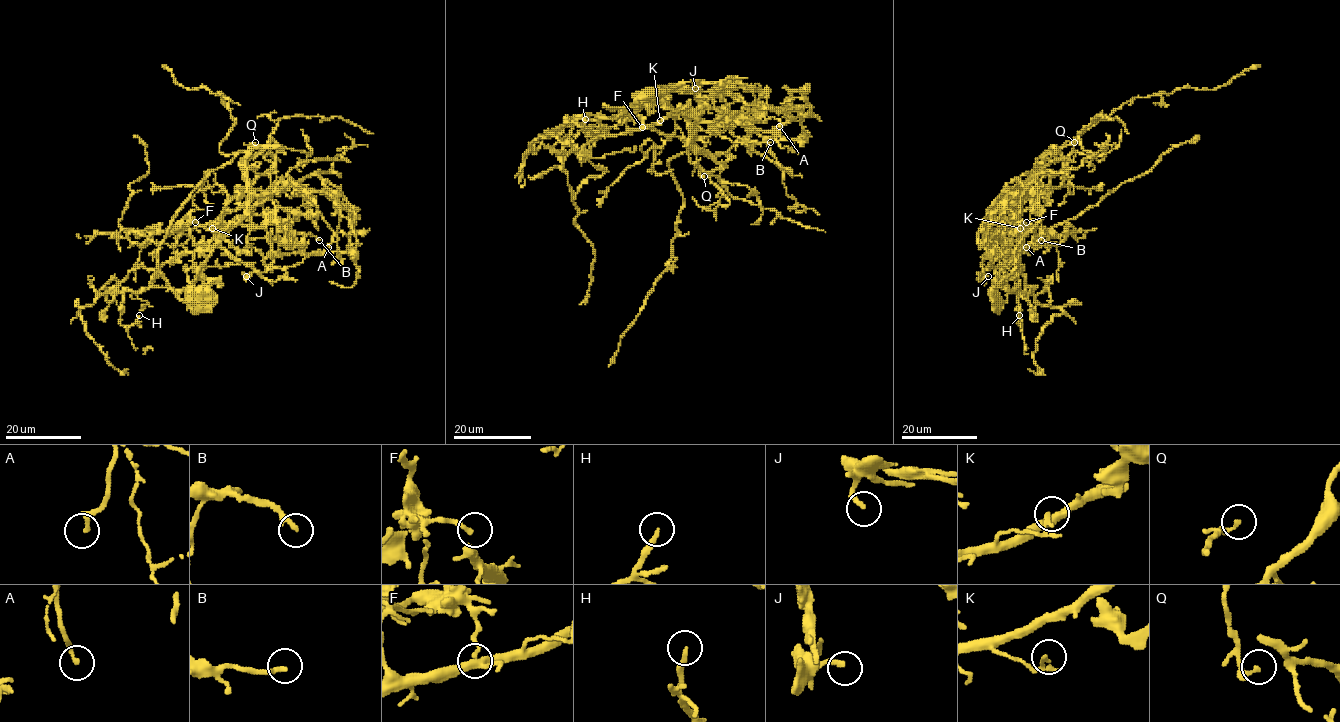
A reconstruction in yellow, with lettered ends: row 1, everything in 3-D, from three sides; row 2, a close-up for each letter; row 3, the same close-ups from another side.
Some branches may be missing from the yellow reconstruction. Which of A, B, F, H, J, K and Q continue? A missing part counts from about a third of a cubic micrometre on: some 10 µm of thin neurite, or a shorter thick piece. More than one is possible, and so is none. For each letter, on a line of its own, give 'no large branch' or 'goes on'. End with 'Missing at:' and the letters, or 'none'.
A: no large branch
B: no large branch
F: no large branch
H: no large branch
J: goes on
K: no large branch
Q: no large branch
Missing at: J

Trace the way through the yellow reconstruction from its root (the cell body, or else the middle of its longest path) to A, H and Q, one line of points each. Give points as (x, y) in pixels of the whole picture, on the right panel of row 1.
A: (994, 296), (999, 280), (988, 254), (990, 215), (1019, 187), (1016, 219), (1026, 247)
H: (994, 296), (1000, 286), (1007, 290), (1018, 287), (1015, 292), (1020, 292), (1021, 327), (1019, 315)
Q: (994, 296), (999, 280), (988, 254), (988, 242), (995, 206), (1018, 191), (1052, 149), (1074, 142)

